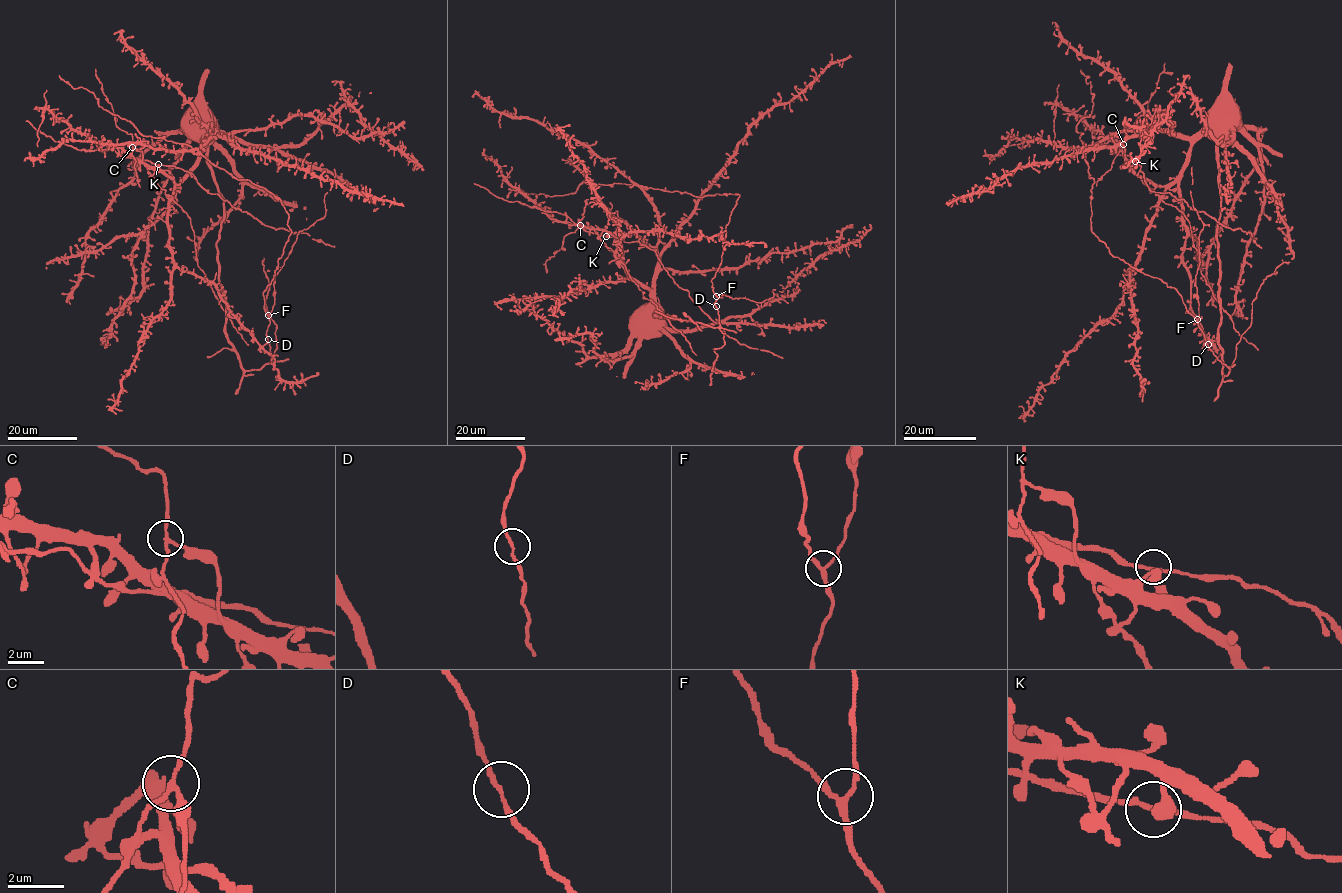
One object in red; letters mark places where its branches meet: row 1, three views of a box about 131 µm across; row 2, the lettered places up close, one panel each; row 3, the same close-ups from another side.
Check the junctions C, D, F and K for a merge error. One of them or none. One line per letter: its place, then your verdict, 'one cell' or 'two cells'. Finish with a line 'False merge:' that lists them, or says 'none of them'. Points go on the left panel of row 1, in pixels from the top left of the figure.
C: at (132, 147); two cells
D: at (268, 339); one cell
F: at (268, 315); one cell
K: at (158, 164); one cell
False merge: C

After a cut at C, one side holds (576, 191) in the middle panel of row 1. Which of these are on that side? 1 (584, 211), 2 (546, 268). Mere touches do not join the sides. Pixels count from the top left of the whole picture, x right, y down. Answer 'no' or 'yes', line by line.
1: no
2: no

